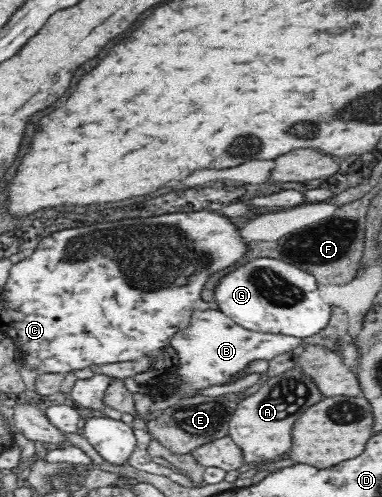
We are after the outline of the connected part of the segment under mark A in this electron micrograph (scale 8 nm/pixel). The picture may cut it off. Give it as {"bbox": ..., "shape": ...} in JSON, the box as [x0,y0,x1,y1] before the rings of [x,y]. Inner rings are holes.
{"bbox":[228,365,324,462],"shape":[[[295,365],[279,376],[271,376],[257,392],[236,405],[228,423],[228,436],[241,447],[245,462],[275,461],[291,448],[293,426],[301,413],[324,398],[316,381]]]}

